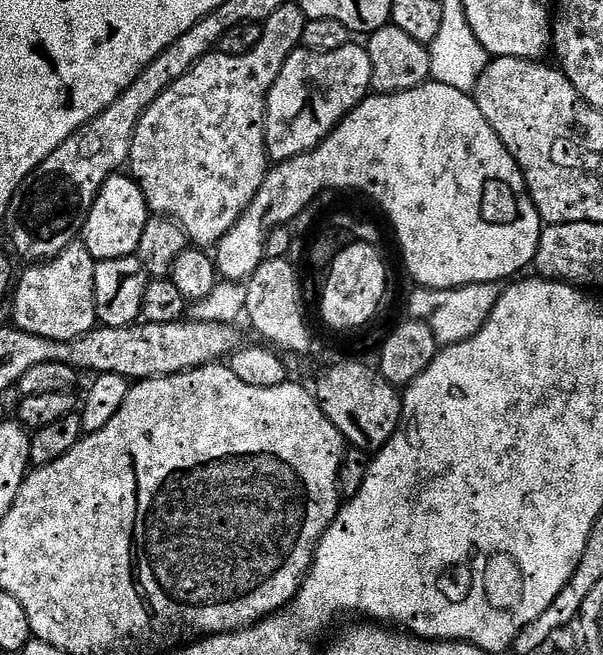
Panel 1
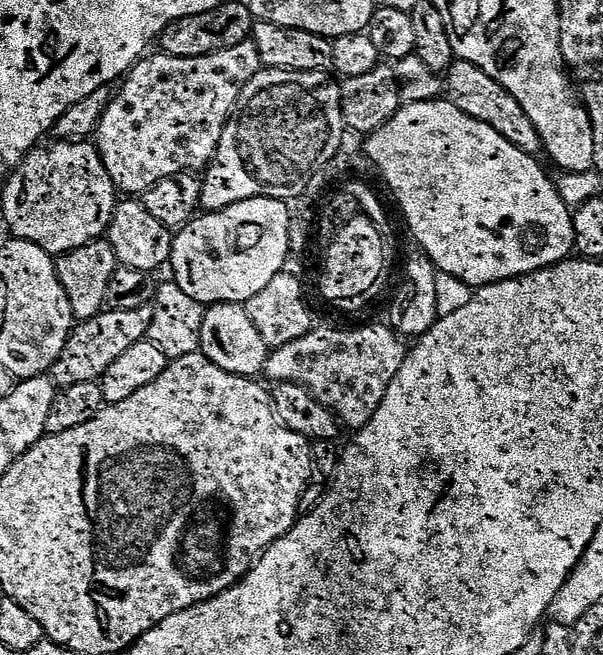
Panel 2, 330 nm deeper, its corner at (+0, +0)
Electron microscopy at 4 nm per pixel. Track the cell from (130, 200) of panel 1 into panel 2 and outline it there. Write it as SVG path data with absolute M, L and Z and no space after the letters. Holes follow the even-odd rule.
M87 139L51 143L33 148L3 185L4 220L15 239L29 240L54 258L63 258L107 233L118 189L95 143Z

